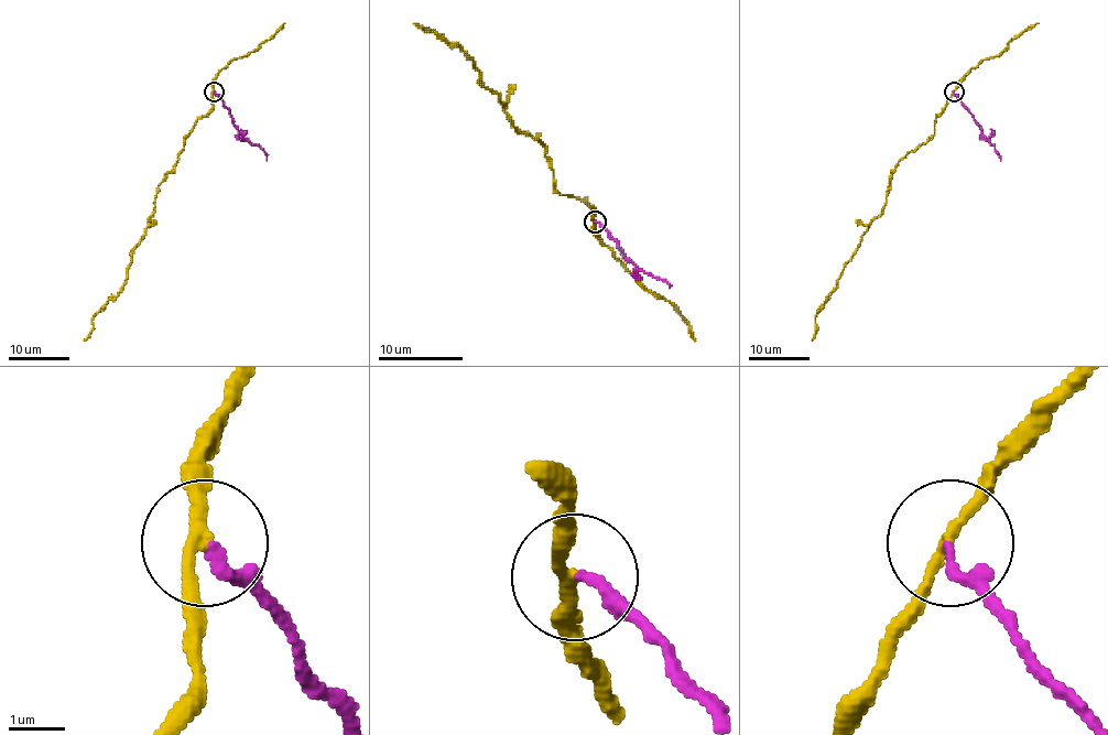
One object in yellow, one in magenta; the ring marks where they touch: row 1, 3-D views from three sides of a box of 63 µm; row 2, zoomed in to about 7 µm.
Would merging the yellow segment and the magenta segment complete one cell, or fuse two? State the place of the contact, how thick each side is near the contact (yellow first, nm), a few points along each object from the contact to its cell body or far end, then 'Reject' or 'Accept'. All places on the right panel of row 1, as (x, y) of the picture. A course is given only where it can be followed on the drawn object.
Place: (954, 92). Thickness 200 nm (yellow) against 190 nm. Course of yellow: (954, 92), (935, 118), (934, 133), (898, 162), (888, 186), (886, 204), (815, 317), (812, 341). Course of magenta: (954, 92), (1000, 161). Reject

